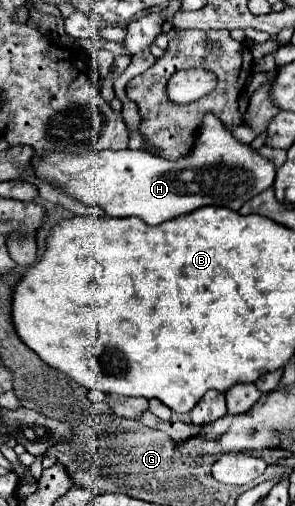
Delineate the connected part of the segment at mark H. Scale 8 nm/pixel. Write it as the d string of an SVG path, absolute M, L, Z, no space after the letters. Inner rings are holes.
M205 116L201 124L201 132L197 138L197 144L193 152L177 162L165 160L161 156L153 156L145 150L101 150L101 152L91 152L91 154L65 154L65 152L45 152L43 156L35 156L33 162L33 172L41 180L49 180L49 184L55 190L61 190L65 196L81 202L81 204L95 204L105 210L107 216L113 218L131 218L137 216L143 222L155 226L161 224L169 218L189 214L197 206L225 206L231 210L241 208L245 200L251 196L257 196L259 192L267 190L273 184L275 176L275 166L261 158L257 152L253 152L249 146L243 146L237 142L231 132L223 128L223 124L215 116Z

